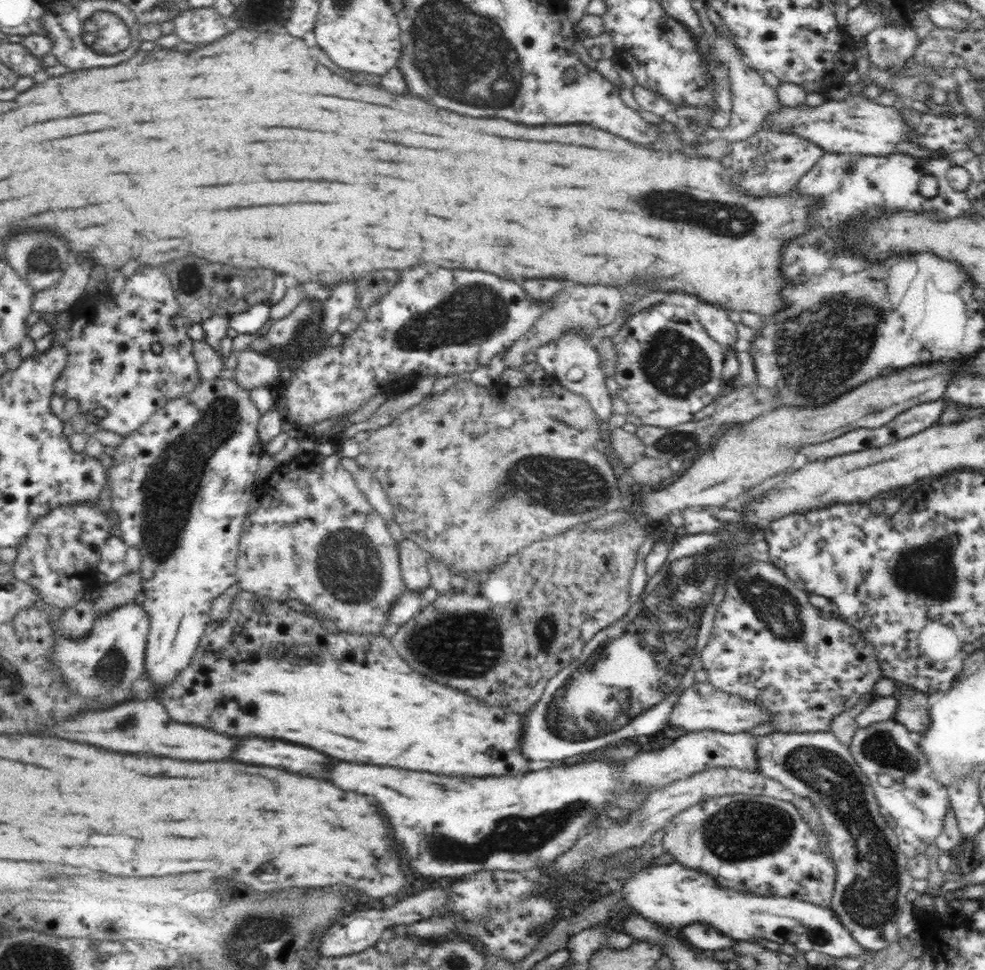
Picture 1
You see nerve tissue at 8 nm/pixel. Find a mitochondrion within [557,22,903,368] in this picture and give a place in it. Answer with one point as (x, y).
(728, 219)

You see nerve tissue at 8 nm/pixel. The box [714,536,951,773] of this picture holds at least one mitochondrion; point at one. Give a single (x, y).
(775, 607)

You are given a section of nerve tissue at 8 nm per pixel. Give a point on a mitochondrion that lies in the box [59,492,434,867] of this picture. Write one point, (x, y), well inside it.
(349, 561)

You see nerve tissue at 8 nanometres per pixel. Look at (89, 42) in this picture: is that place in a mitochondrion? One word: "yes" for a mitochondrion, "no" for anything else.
yes

